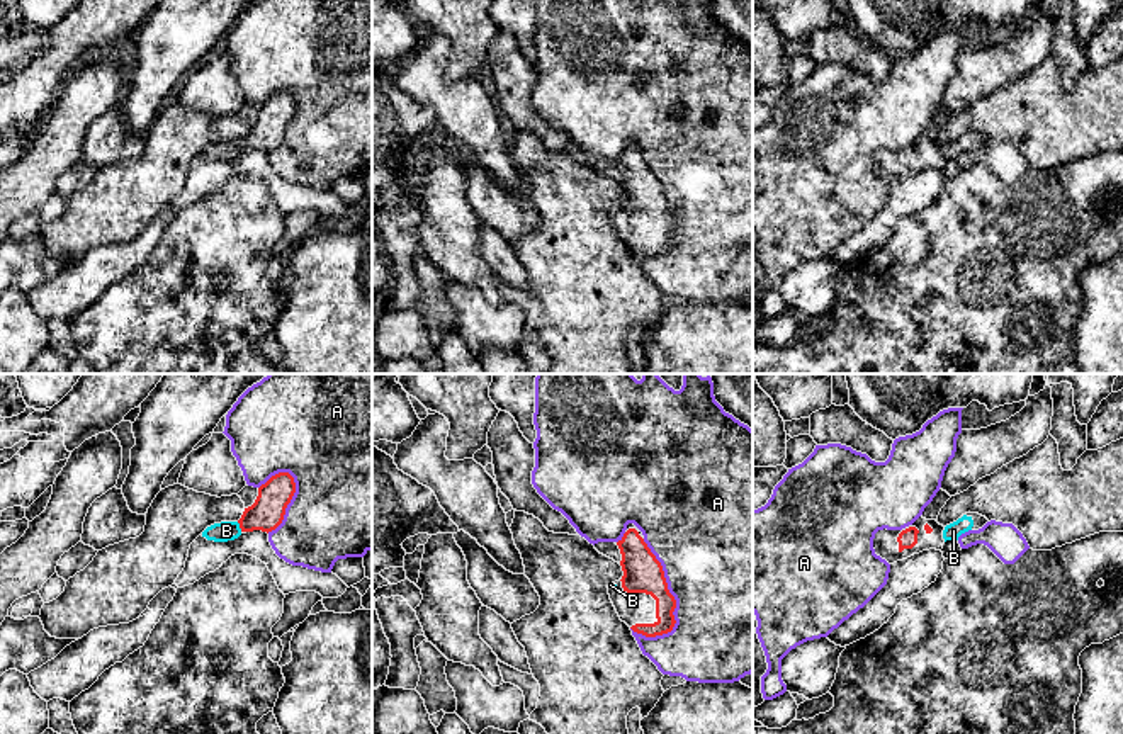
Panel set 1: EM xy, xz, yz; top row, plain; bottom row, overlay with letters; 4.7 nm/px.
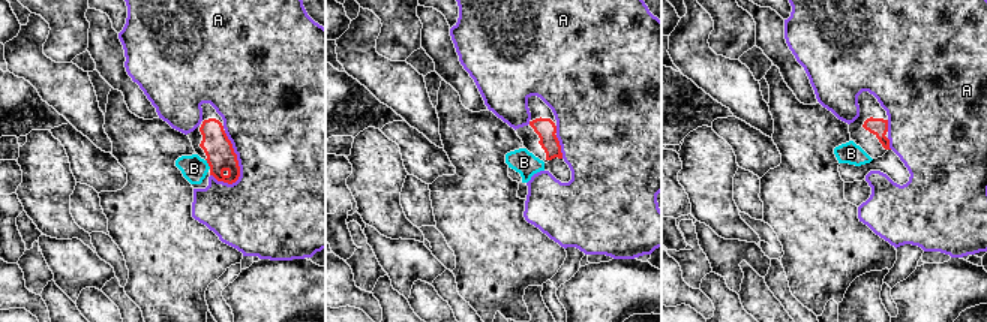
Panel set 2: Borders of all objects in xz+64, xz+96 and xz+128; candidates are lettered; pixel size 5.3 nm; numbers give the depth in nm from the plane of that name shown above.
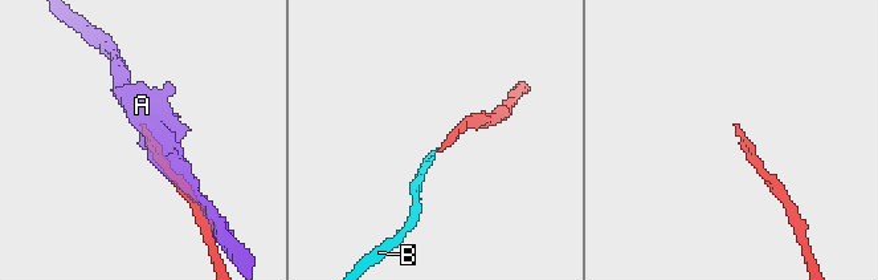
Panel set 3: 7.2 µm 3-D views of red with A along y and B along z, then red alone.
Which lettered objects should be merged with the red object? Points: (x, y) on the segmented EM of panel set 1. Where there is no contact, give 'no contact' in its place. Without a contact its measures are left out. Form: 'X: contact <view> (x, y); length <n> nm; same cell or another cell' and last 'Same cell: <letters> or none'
A: contact xz (670, 593); length 480 nm; another cell
B: contact xy (240, 527); length 50 nm; same cell
Same cell: B

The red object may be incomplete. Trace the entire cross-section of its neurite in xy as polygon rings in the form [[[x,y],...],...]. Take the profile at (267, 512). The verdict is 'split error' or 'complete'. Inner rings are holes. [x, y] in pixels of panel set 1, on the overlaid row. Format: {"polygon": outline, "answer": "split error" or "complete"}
{"polygon": [[[279,472],[258,488],[255,503],[245,508],[238,522],[214,523],[202,532],[202,537],[228,542],[238,539],[243,532],[262,530],[268,534],[282,523],[294,493],[294,477],[289,472]]], "answer": "split error"}

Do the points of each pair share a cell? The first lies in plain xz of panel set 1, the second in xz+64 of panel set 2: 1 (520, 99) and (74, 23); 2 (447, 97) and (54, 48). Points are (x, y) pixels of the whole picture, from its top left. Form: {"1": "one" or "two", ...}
{"1": "two", "2": "two"}

